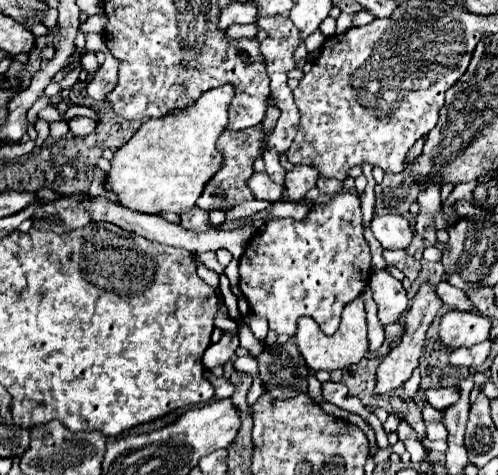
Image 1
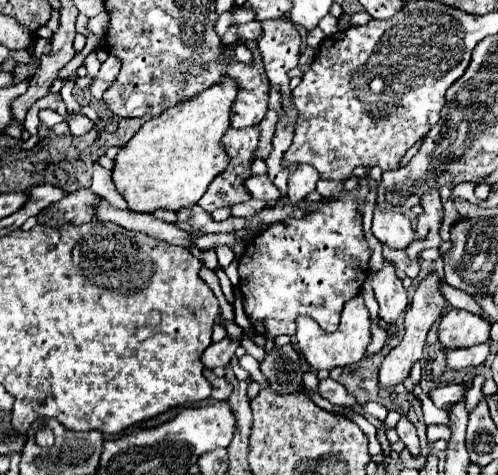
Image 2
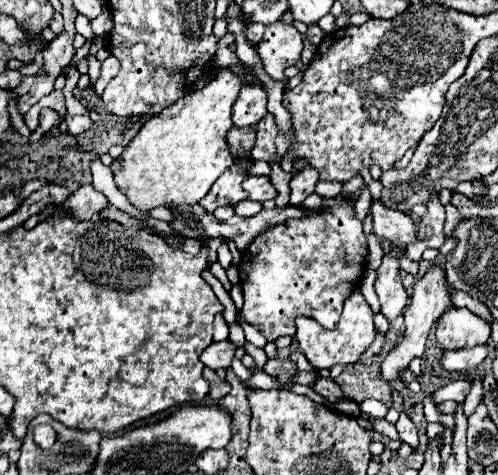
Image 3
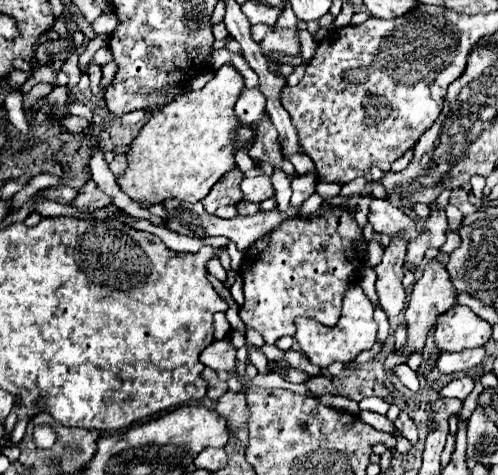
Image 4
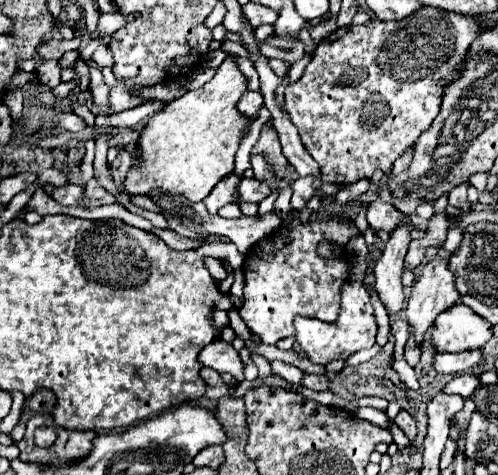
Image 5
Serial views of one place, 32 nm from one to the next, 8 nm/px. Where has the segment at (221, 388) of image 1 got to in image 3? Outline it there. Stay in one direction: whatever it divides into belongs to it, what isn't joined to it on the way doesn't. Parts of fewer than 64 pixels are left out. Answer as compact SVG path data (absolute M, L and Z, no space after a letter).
M204 368L204 378L210 382L210 398L212 398L212 400L220 400L220 398L224 398L224 396L230 392L228 386L226 386L226 380L218 378L214 370Z

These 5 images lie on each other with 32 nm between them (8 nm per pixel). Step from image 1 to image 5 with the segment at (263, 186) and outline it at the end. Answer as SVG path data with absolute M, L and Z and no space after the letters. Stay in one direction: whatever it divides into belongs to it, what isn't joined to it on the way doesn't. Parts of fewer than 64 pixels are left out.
M242 178L240 186L238 186L238 192L240 192L240 200L238 202L256 202L256 204L260 204L272 190L264 180Z

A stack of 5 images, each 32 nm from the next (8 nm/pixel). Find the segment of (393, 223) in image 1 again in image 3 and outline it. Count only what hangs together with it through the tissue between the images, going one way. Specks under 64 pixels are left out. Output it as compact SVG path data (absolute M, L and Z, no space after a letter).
M380 202L372 204L372 220L374 220L372 232L378 238L388 240L390 246L402 246L404 248L416 236L414 222L410 216L406 216L398 210L390 210L390 208L382 206Z

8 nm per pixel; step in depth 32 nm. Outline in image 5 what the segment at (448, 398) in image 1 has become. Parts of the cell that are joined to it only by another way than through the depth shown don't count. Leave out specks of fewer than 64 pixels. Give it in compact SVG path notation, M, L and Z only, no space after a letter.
M460 374L460 376L454 376L444 386L442 392L446 392L446 394L458 394L458 396L468 398L474 392L476 386L478 386L478 376L476 374Z

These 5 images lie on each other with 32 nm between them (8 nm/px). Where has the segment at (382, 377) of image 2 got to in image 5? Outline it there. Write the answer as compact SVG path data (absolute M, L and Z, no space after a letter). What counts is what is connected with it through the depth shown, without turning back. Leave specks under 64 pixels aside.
M432 258L422 268L422 276L414 282L404 312L416 346L422 346L424 334L434 324L436 316L454 306L458 298L460 294L456 292L452 272L448 272L448 262L442 258Z

